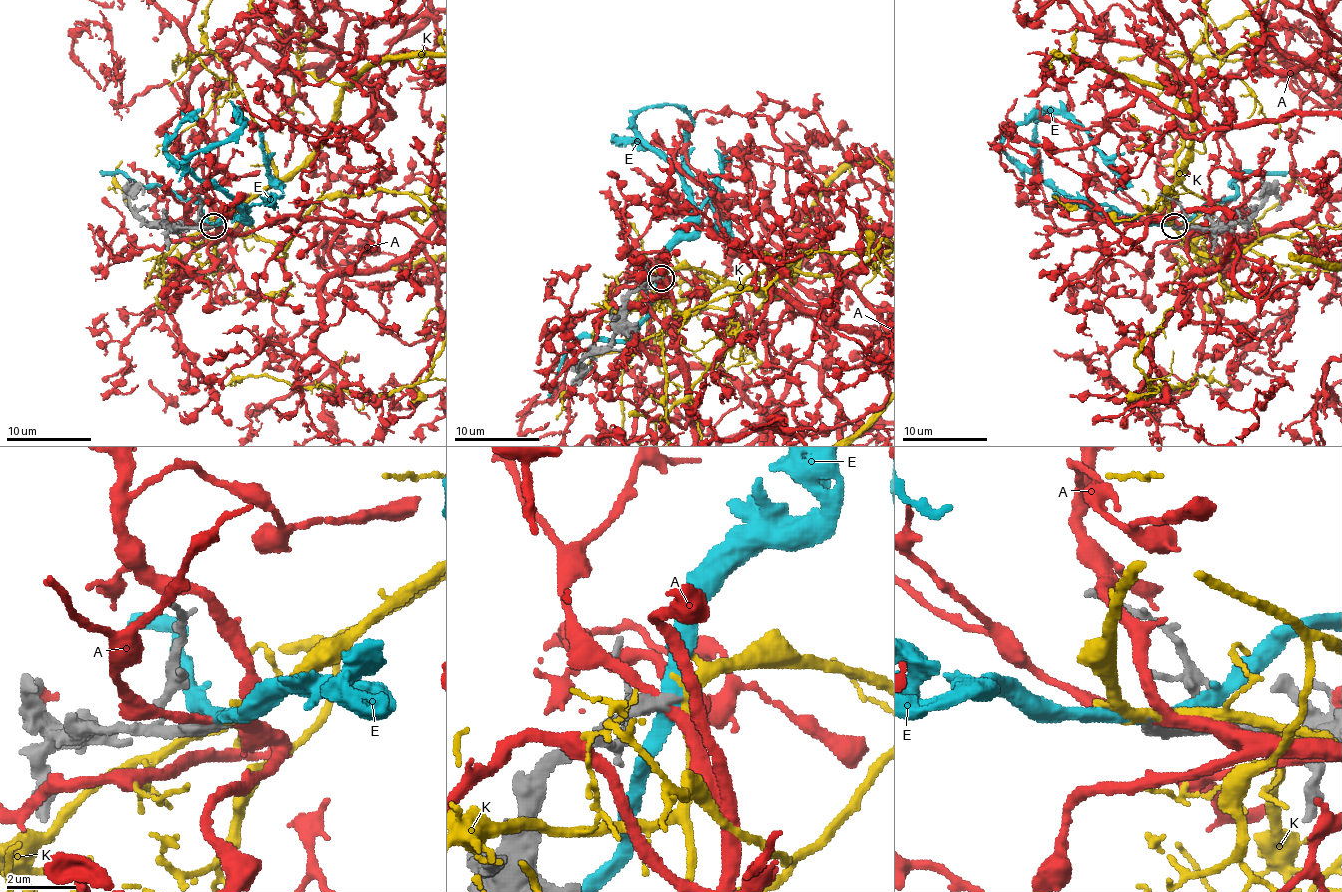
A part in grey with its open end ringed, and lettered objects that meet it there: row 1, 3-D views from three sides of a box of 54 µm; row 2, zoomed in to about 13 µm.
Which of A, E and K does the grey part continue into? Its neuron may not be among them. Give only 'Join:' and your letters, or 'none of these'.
Join: none of these

